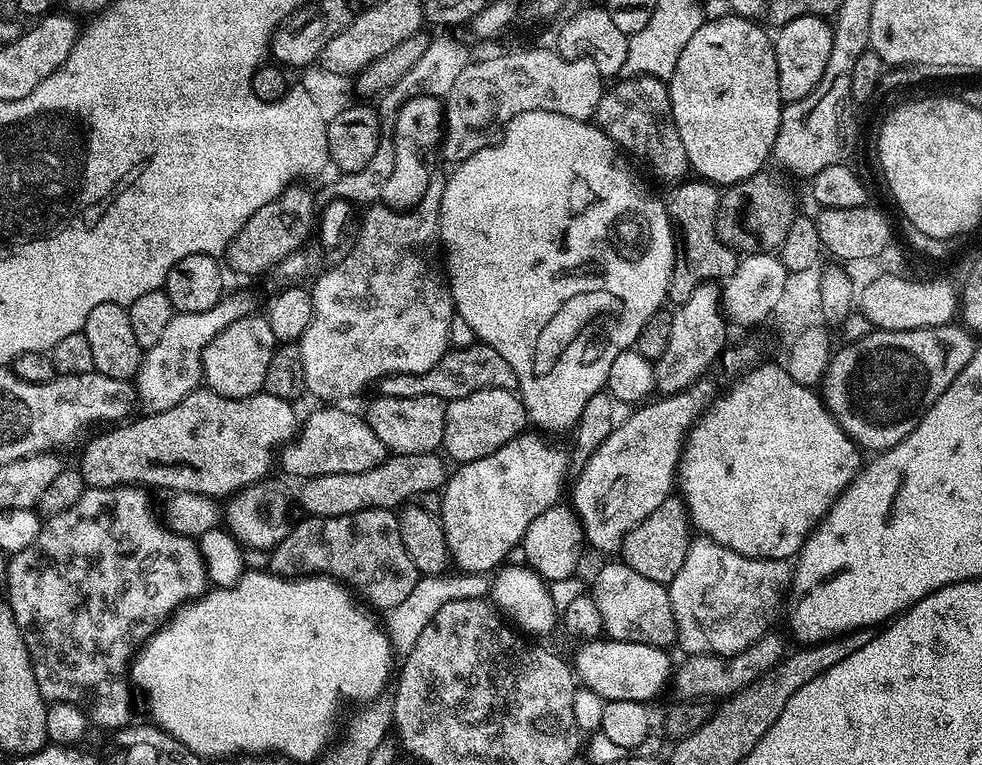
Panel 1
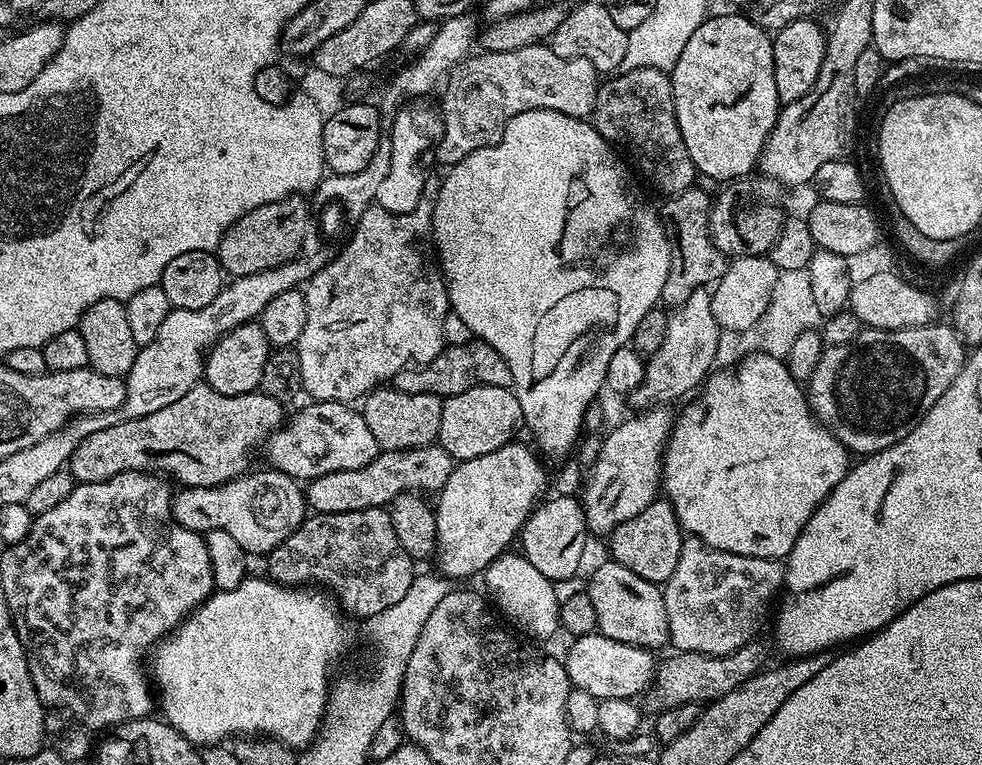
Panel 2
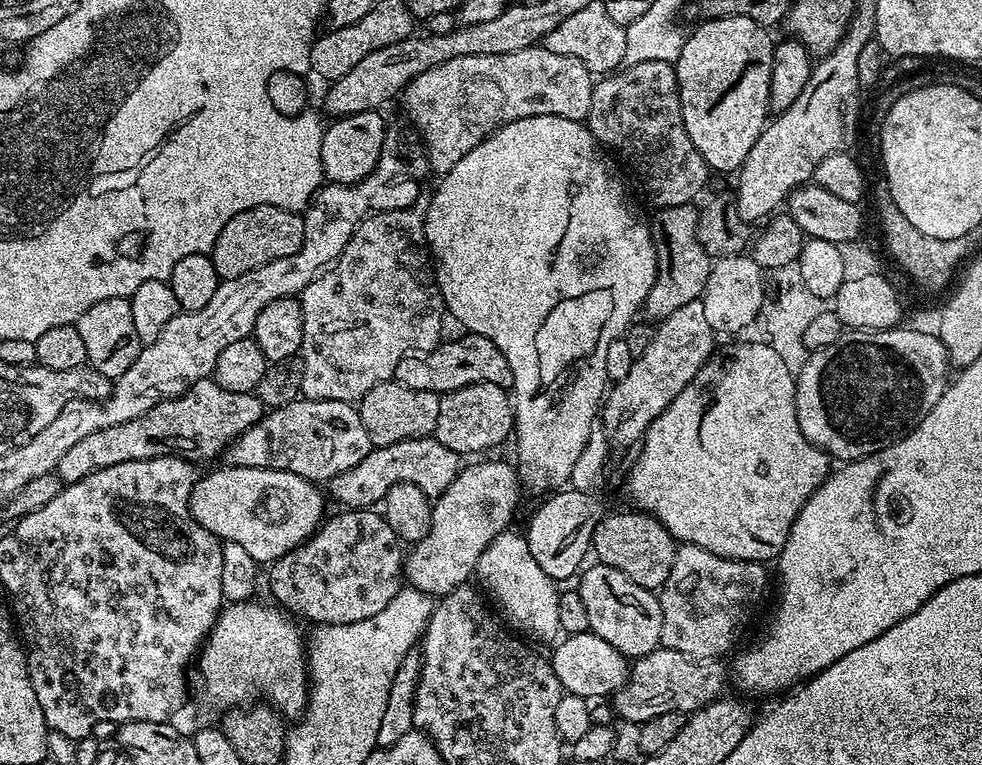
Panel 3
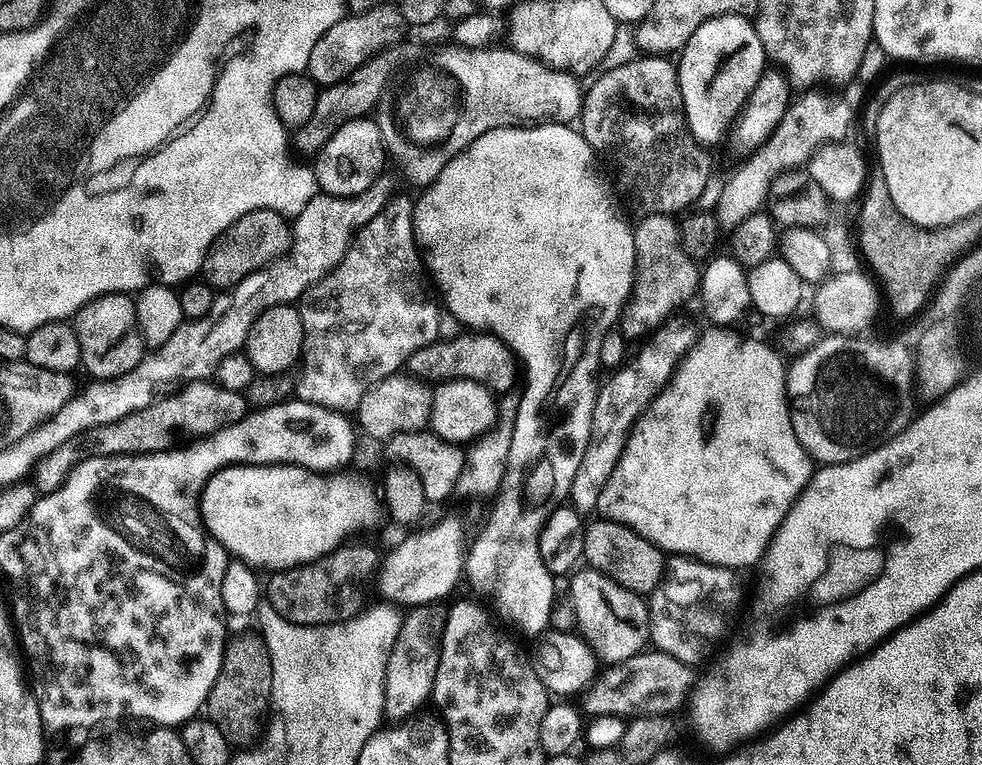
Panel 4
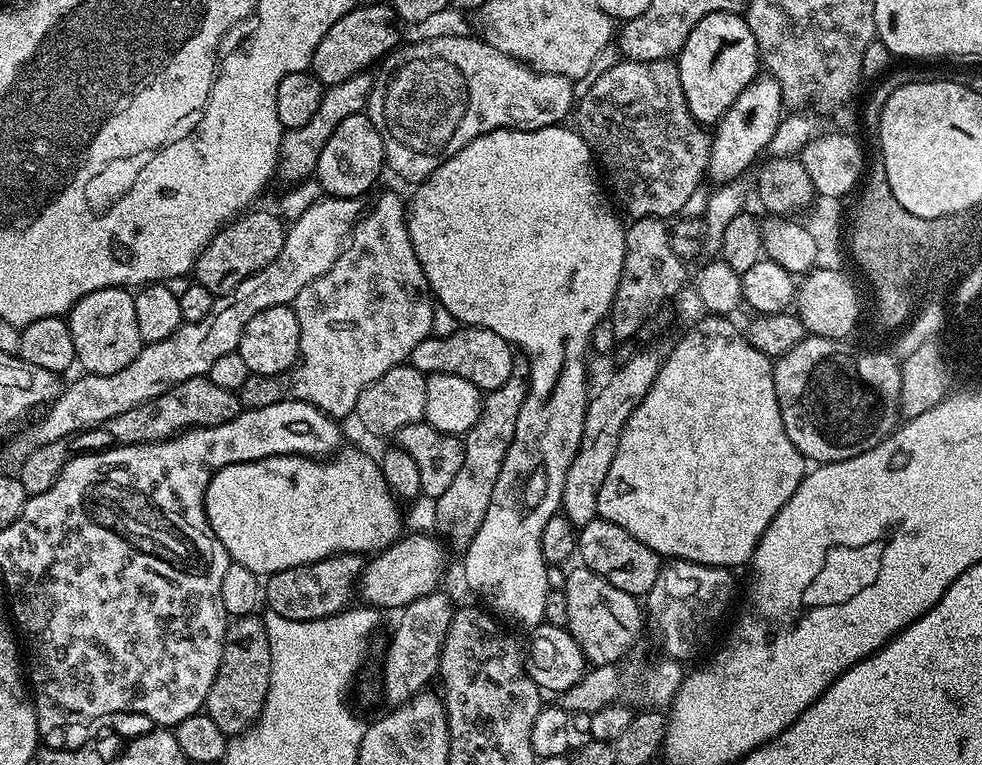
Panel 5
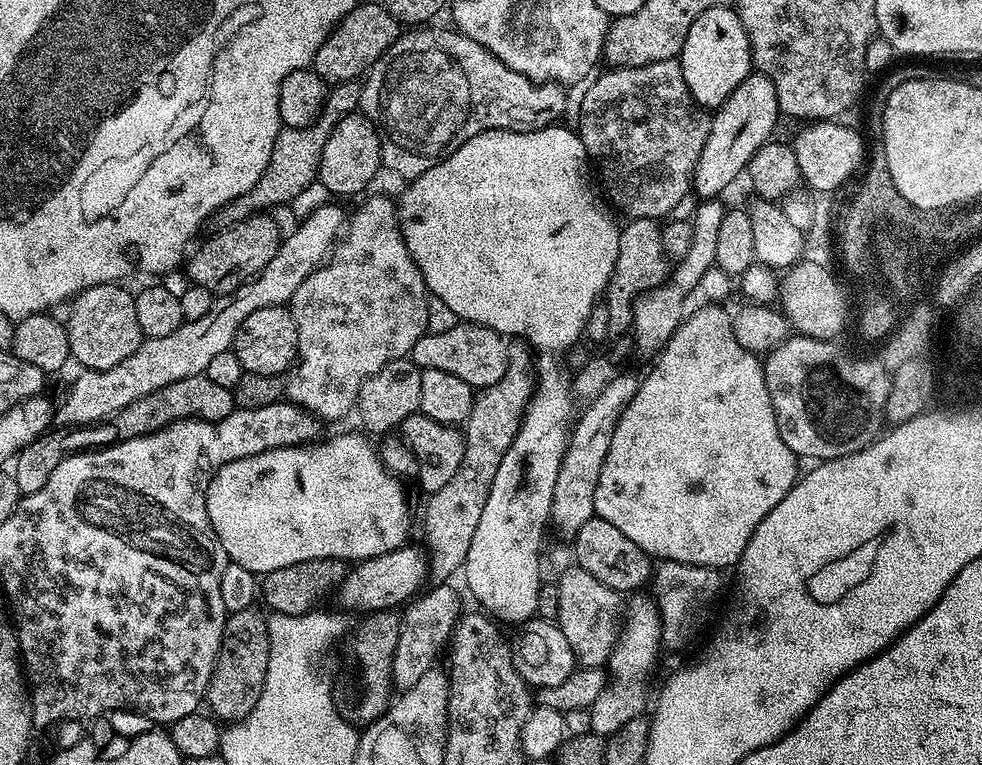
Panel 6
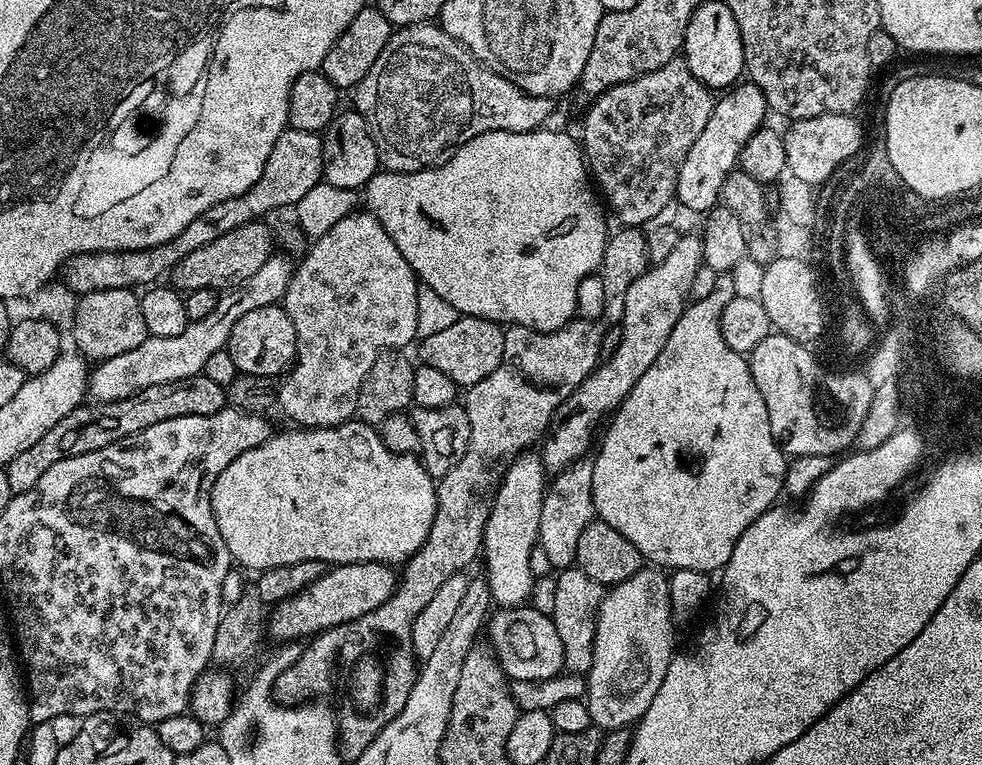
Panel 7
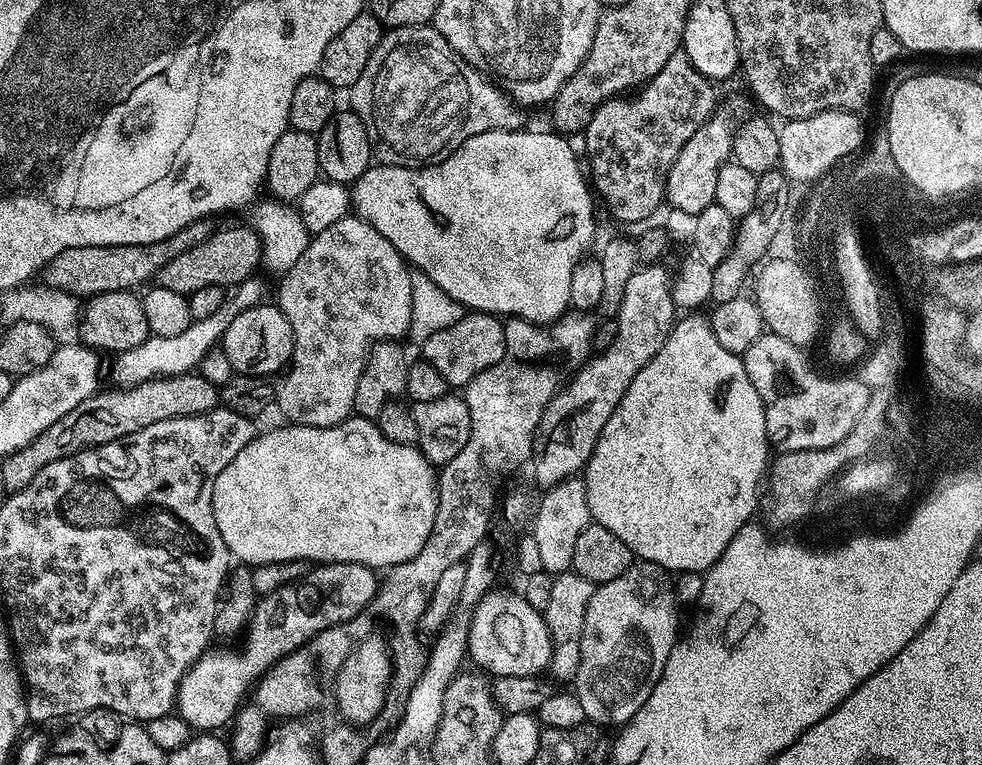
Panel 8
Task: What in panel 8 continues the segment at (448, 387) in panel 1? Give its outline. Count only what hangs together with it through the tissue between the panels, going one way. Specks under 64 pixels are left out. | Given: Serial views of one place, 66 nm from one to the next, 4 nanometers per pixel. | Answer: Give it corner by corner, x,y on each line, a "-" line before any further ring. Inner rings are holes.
469,311
454,326
446,326
446,330
438,330
426,338
422,346
423,359
428,361
438,374
453,389
463,389
482,370
490,370
498,362
502,362
502,354
506,350
505,321
499,315
490,312

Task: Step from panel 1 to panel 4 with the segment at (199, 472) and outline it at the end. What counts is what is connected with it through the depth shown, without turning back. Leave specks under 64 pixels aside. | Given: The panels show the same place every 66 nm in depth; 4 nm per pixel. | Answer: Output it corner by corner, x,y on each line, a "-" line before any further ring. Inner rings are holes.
189,380
183,386
169,391
167,394
153,399
150,406
142,410
134,410
134,414
126,414
126,418
118,418
118,422
110,422
102,426
94,426
86,430
83,436
70,442
62,442
58,450
50,450
46,458
36,463
34,483
41,493
53,492
64,485
64,479
80,465
80,461
90,456
141,456
147,452
167,452
169,448
183,445
185,442
195,442
222,430
228,424
238,422
250,410
245,393
226,390
220,384
207,380

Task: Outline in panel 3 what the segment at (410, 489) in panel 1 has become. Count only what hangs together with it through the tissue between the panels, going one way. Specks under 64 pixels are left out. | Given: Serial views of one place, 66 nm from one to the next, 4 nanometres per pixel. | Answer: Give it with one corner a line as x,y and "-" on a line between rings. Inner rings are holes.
435,435
410,438
402,442
394,442
390,446
373,447
372,452
366,454
366,458
362,458
362,462
358,462
358,466
350,466
350,470
335,476
330,481
330,488
332,488
333,498
338,503
344,504
340,506
348,510
368,510
379,505
384,499
386,490
390,490
390,486
398,486
398,482
410,482
414,486
418,486
418,490
422,490
422,494
435,498
441,496
450,486
450,482
454,482
454,478
460,473
462,467
460,460
462,460
461,453
450,450
450,446
442,446
442,442
438,442

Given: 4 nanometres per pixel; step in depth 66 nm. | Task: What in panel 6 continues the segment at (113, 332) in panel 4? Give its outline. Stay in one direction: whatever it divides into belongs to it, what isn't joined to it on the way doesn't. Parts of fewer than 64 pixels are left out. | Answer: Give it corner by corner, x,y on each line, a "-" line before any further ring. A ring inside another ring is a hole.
116,282
90,284
83,292
75,293
71,301
72,309
66,319
68,351
71,359
81,364
81,369
110,370
110,366
118,366
118,362
130,358
142,343
138,314
134,311
135,295
120,287
124,286

